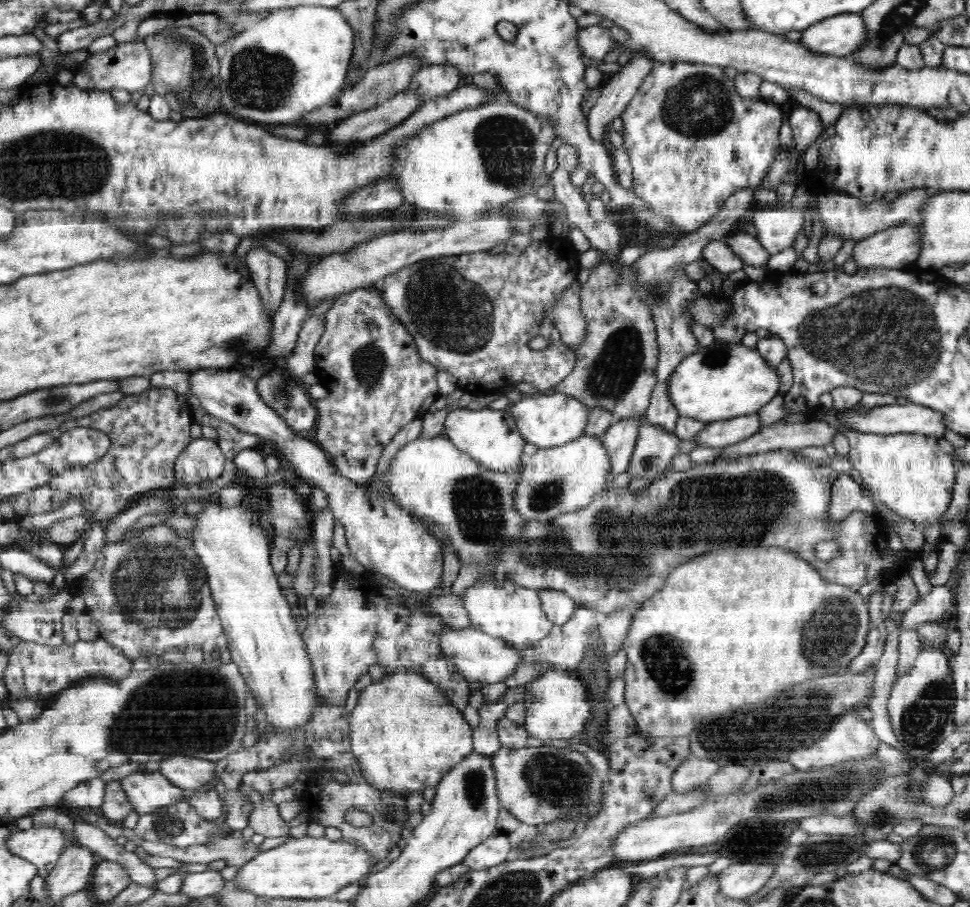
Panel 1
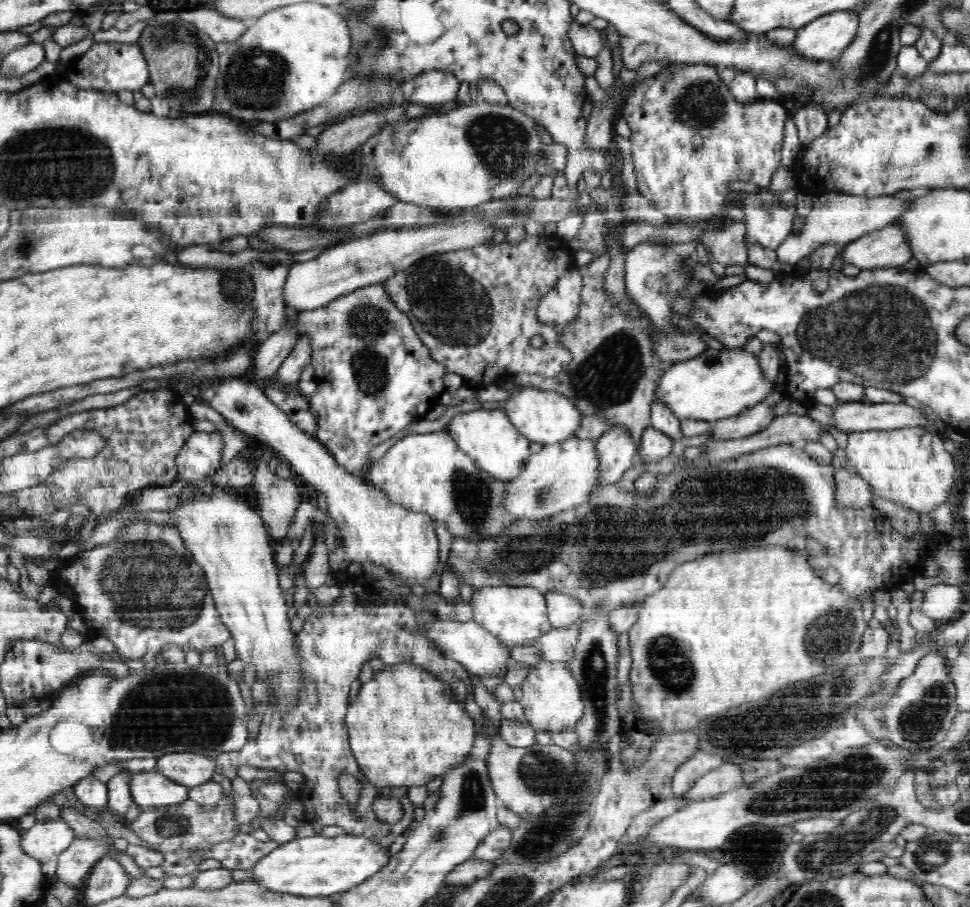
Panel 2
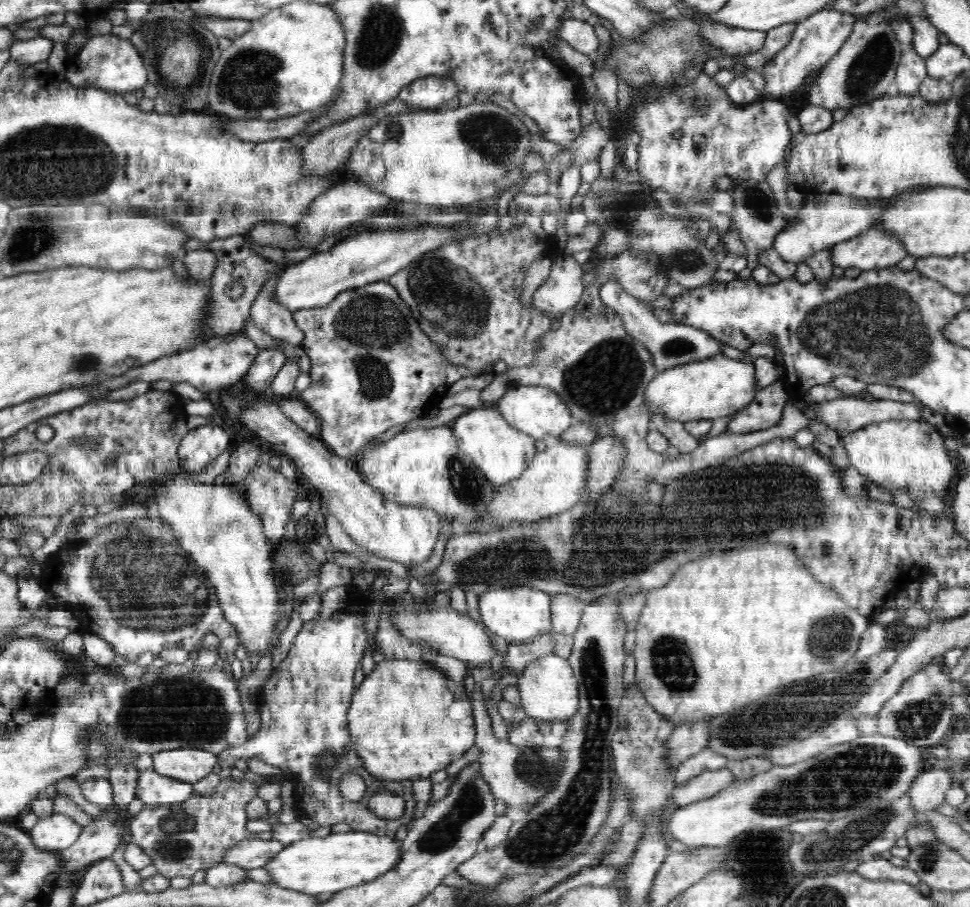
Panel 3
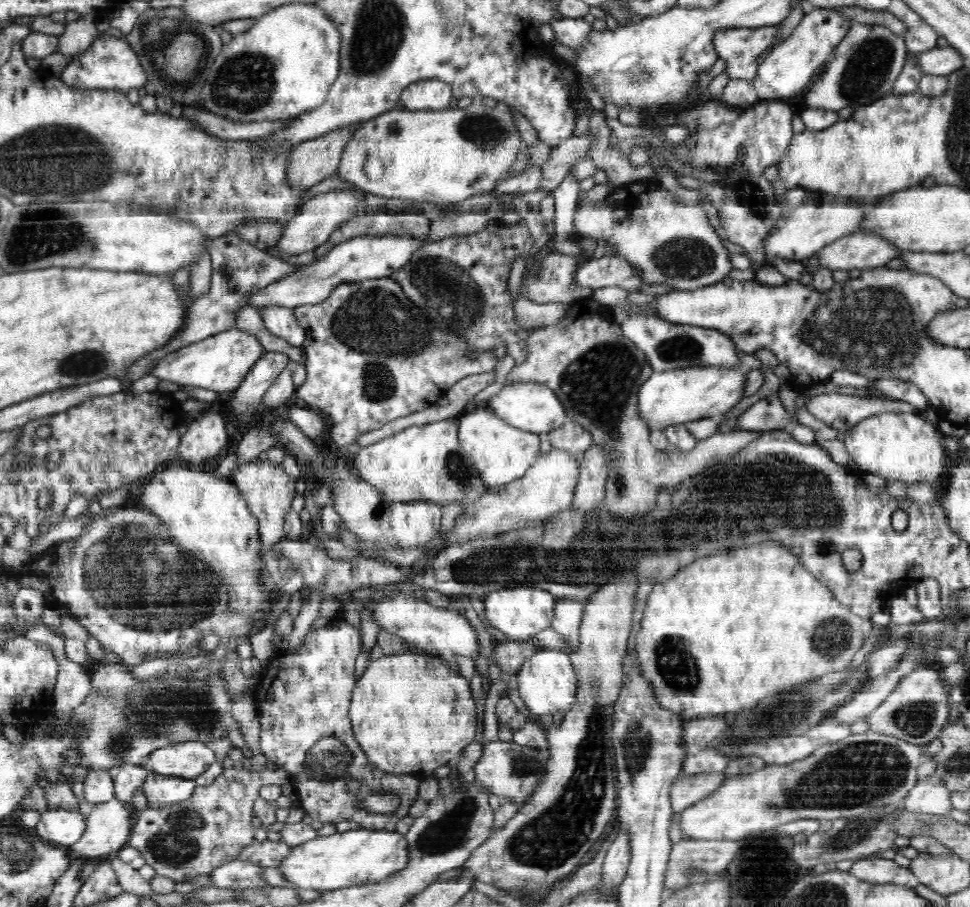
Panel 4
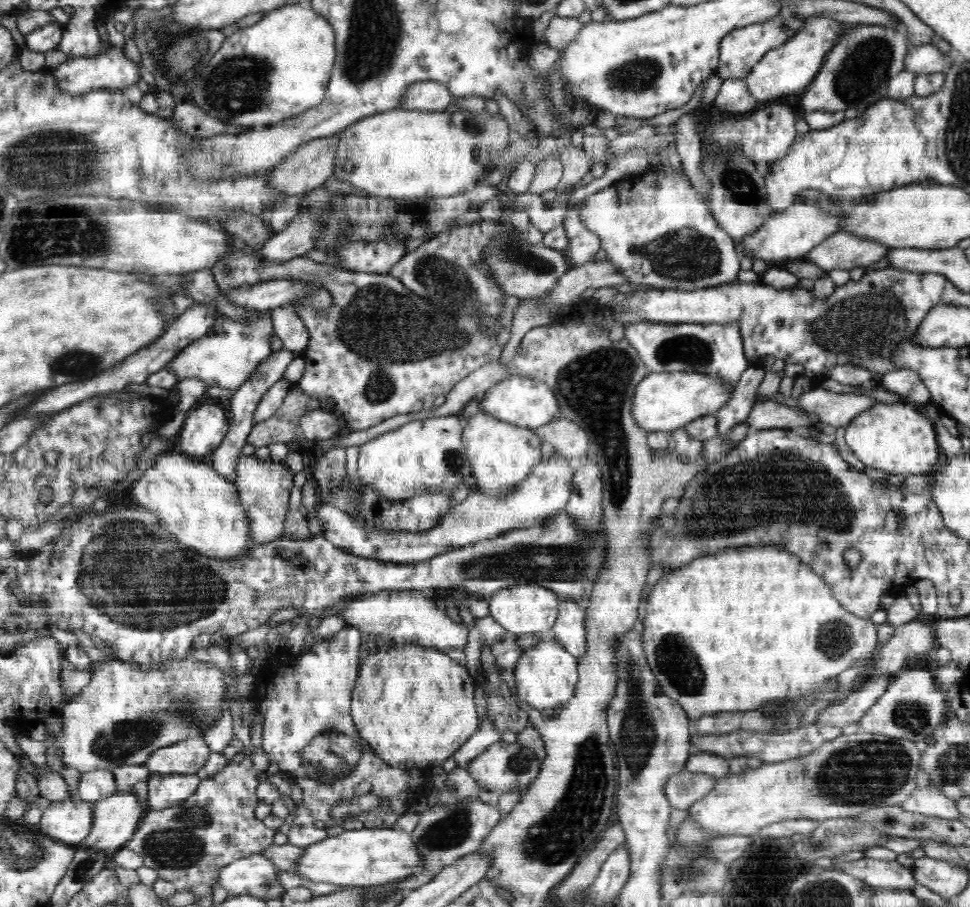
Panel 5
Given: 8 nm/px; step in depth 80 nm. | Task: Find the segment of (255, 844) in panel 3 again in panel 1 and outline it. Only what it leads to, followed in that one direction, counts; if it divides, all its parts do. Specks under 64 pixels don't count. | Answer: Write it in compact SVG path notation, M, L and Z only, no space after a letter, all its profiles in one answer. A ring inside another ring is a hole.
M232 836L223 837L212 843L194 845L188 848L178 848L170 844L152 842L152 840L132 840L137 846L142 846L148 854L168 856L181 863L201 862L207 864L214 860L225 860L226 866L239 869L243 864L261 853L259 845L252 841L245 843L243 837L234 839Z

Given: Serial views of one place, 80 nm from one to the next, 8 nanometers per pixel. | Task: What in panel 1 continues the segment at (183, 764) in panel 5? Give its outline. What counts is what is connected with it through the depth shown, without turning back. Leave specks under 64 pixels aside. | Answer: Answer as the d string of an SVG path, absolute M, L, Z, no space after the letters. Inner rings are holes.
M174 756L161 761L159 771L172 783L187 792L210 782L216 763L203 758Z

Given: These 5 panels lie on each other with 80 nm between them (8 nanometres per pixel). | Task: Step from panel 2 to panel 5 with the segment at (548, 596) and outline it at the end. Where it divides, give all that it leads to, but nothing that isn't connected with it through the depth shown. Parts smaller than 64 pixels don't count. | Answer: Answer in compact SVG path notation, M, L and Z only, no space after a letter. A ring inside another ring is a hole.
M562 600L558 618L550 630L555 640L576 658L585 658L587 654L585 610L581 602Z

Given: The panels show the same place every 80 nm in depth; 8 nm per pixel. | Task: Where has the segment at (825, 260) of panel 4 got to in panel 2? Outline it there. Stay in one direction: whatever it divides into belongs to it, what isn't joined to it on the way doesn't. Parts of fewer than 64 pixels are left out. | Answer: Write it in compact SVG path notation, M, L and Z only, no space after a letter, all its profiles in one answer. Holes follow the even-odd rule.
M897 225L886 226L839 248L843 263L860 269L900 267L913 257L910 245Z

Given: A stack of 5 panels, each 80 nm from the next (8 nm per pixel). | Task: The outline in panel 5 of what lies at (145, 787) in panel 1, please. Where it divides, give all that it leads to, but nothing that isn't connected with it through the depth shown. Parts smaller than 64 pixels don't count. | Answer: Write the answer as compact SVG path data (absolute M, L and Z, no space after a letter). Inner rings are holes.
M150 774L148 778L147 806L162 810L173 807L192 796L200 786L197 774Z

